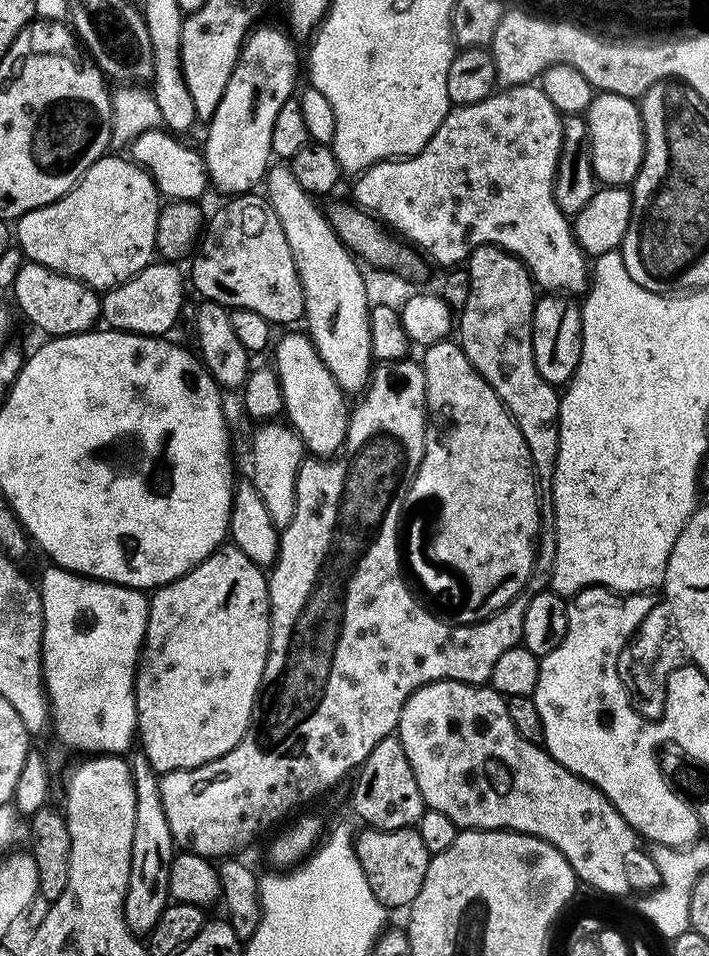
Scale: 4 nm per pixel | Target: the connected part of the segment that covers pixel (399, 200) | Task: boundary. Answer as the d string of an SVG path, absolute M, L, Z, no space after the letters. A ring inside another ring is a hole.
M539 83L514 84L500 91L504 92L493 91L484 100L474 102L472 105L453 107L449 111L448 117L442 122L442 126L438 126L434 138L430 138L430 142L426 142L426 146L418 154L407 158L383 160L373 168L368 168L365 172L359 173L355 177L356 185L352 188L353 197L351 196L351 199L357 208L372 213L381 224L387 226L393 233L399 234L413 248L423 253L433 265L435 265L434 263L441 264L441 269L447 270L453 266L463 265L475 248L493 244L524 262L537 289L548 294L576 294L572 292L580 291L580 293L583 293L590 284L590 264L580 248L580 244L576 241L576 235L572 233L569 217L562 214L562 210L554 198L556 167L560 164L560 151L564 141L562 114L556 109L554 102L550 102L550 98L546 98L546 94L540 88Z

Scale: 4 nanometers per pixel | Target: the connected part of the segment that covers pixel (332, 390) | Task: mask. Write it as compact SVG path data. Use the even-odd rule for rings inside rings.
M300 330L285 331L288 333L281 340L279 337L274 344L274 367L284 399L283 415L313 457L331 458L339 452L346 438L350 400L338 386L338 382L334 382L334 374L330 374L326 362L322 362L322 358L316 353L311 338L303 331L296 331Z

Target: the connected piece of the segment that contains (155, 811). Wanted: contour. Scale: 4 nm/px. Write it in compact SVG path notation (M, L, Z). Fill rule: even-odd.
M136 750L131 753L132 785L134 786L134 842L130 842L130 882L126 886L124 899L124 921L137 938L147 937L149 932L158 926L158 918L162 918L170 903L170 866L178 851L174 842L174 834L170 834L170 822L166 822L166 810L162 810L162 792L160 776L148 764L146 754Z

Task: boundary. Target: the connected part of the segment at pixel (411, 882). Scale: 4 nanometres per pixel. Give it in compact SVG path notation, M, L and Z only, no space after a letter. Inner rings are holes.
M365 827L364 832L356 832L354 847L358 866L362 866L362 874L366 874L366 882L370 882L370 890L374 890L374 898L386 910L392 908L407 909L418 898L418 890L422 890L422 882L426 882L426 870L430 866L433 853L426 850L422 843L422 834L418 834L415 828L403 828L402 830L378 830Z

